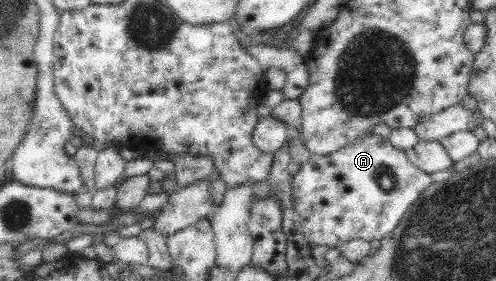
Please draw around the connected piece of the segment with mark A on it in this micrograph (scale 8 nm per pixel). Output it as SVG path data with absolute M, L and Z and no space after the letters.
M369 132L328 155L311 154L293 175L292 191L305 238L316 245L338 248L340 244L356 238L366 241L382 239L394 229L403 213L420 198L430 182L430 174L410 163L405 150L396 149L387 138Z

